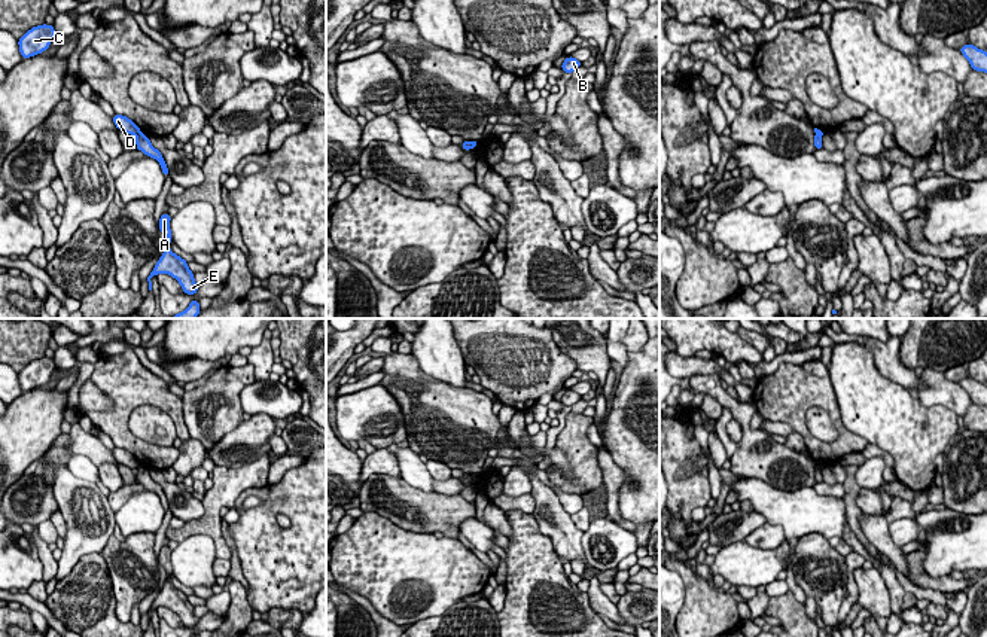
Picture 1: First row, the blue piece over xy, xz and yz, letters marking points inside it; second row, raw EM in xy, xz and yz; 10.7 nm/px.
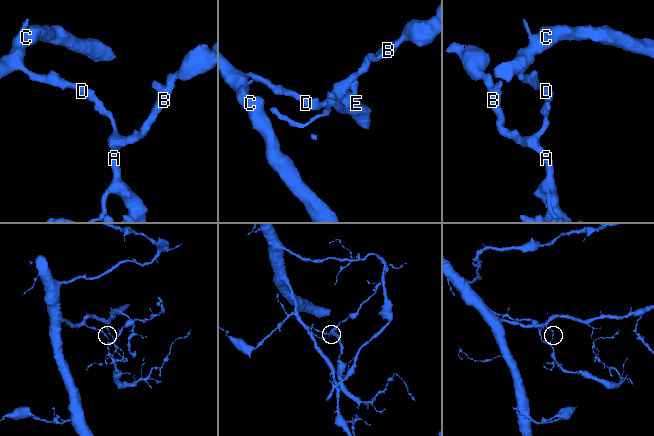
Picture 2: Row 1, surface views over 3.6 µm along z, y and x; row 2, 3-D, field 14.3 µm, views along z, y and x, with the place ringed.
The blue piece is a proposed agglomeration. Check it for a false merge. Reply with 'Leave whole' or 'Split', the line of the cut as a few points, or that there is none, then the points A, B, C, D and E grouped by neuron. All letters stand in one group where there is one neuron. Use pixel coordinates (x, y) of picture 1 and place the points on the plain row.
Split. Split along xy (140, 465), (136, 469). Groups: A B E / C D

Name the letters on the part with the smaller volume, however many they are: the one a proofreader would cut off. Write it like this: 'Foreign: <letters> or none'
Foreign: A, B, E

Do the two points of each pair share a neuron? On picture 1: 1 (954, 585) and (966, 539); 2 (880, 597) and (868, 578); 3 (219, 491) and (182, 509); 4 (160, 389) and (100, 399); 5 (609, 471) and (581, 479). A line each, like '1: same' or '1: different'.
1: different
2: same
3: different
4: different
5: different

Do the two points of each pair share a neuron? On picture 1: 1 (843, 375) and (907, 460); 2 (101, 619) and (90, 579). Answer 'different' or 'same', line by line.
1: same
2: same

